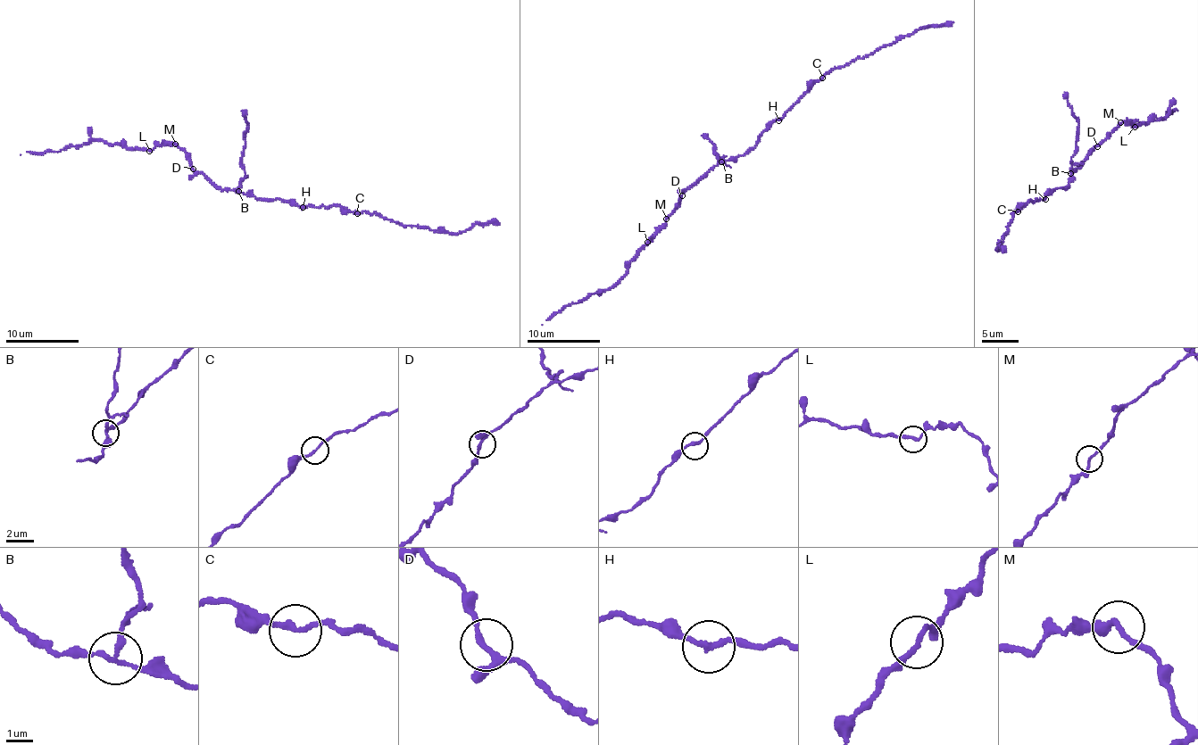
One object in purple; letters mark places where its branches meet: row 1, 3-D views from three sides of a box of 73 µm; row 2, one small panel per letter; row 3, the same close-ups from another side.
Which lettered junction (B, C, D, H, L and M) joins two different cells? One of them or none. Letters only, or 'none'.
B

